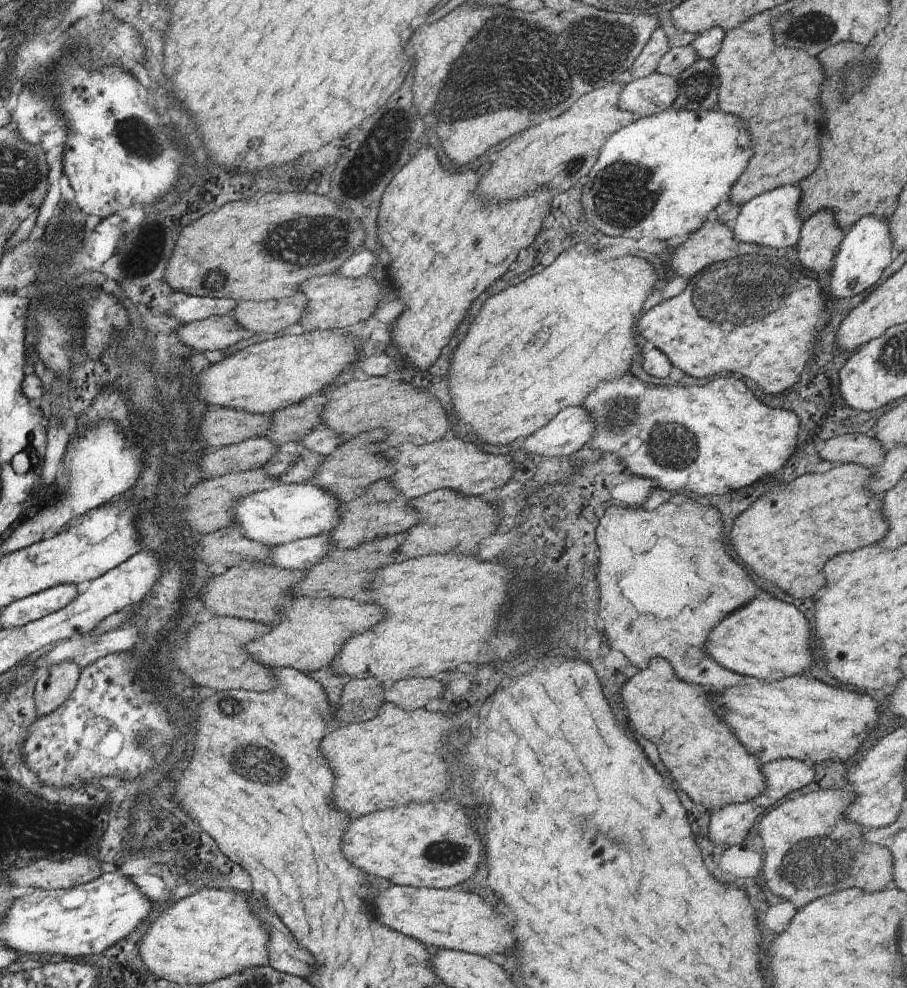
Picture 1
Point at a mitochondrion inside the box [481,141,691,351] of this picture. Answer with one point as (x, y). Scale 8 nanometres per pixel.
(625, 194)

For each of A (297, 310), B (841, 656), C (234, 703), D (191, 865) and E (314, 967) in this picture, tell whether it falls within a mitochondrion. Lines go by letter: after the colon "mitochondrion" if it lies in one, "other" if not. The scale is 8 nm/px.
A: other
B: other
C: other
D: other
E: other

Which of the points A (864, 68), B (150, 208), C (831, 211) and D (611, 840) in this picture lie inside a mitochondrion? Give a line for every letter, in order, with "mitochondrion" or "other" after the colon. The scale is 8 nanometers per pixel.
A: mitochondrion
B: other
C: other
D: mitochondrion

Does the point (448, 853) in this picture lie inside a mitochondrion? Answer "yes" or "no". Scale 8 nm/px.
yes

